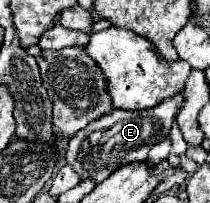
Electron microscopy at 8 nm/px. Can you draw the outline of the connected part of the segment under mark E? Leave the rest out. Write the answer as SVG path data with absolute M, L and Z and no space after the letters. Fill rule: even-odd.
M181 90L179 94L165 98L161 104L157 104L155 108L149 108L149 110L107 112L107 116L101 116L101 120L93 120L93 124L85 126L81 132L77 132L69 140L67 164L77 172L77 176L81 180L93 180L99 184L115 168L121 168L121 166L133 164L133 162L143 162L147 158L147 152L151 150L151 146L169 136L183 100L185 100L185 96Z

